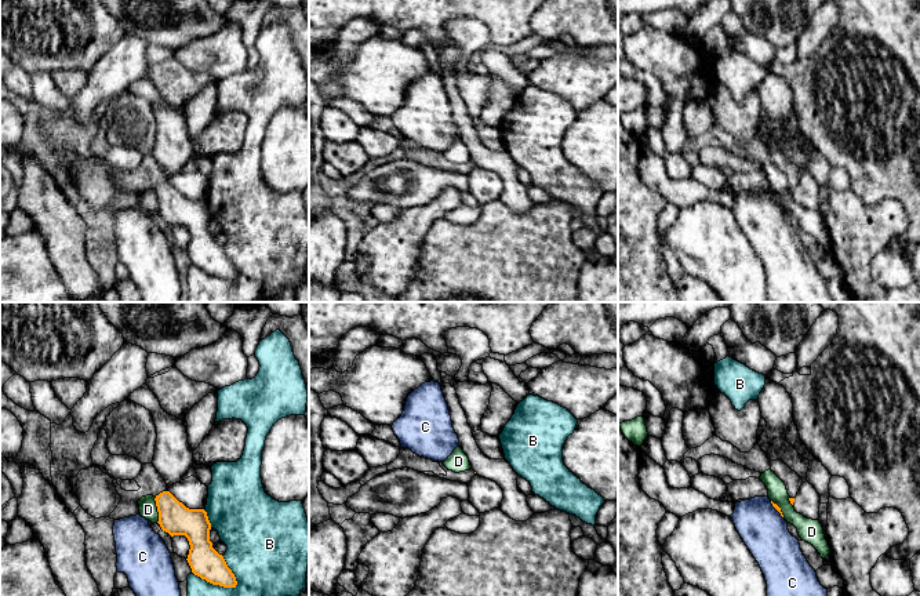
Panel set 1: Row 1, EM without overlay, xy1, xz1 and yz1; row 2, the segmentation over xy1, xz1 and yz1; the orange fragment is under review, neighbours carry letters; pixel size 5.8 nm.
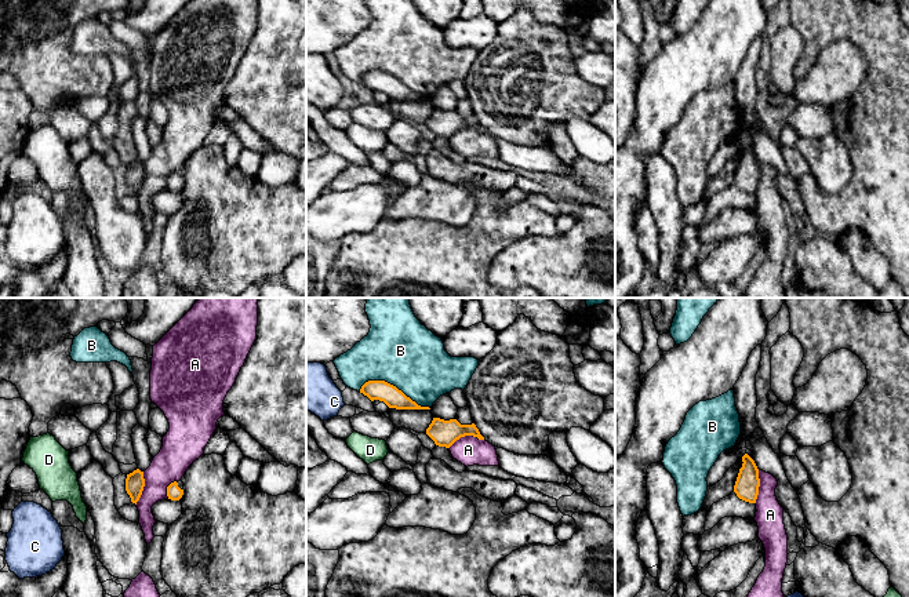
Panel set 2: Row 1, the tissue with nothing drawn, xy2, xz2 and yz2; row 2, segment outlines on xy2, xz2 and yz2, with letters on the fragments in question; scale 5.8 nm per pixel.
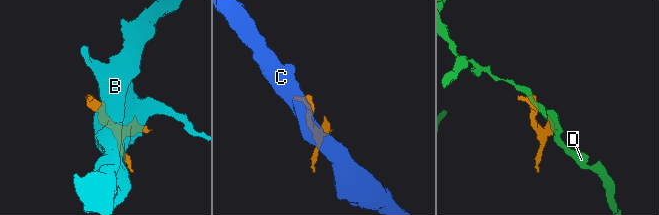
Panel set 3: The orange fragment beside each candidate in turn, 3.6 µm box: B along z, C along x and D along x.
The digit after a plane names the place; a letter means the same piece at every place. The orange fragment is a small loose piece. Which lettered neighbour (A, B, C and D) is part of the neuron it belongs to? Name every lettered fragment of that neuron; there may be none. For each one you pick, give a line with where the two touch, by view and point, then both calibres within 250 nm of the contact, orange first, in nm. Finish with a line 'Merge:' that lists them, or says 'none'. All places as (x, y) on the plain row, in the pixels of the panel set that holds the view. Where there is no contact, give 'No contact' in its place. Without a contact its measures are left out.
Merge: none

